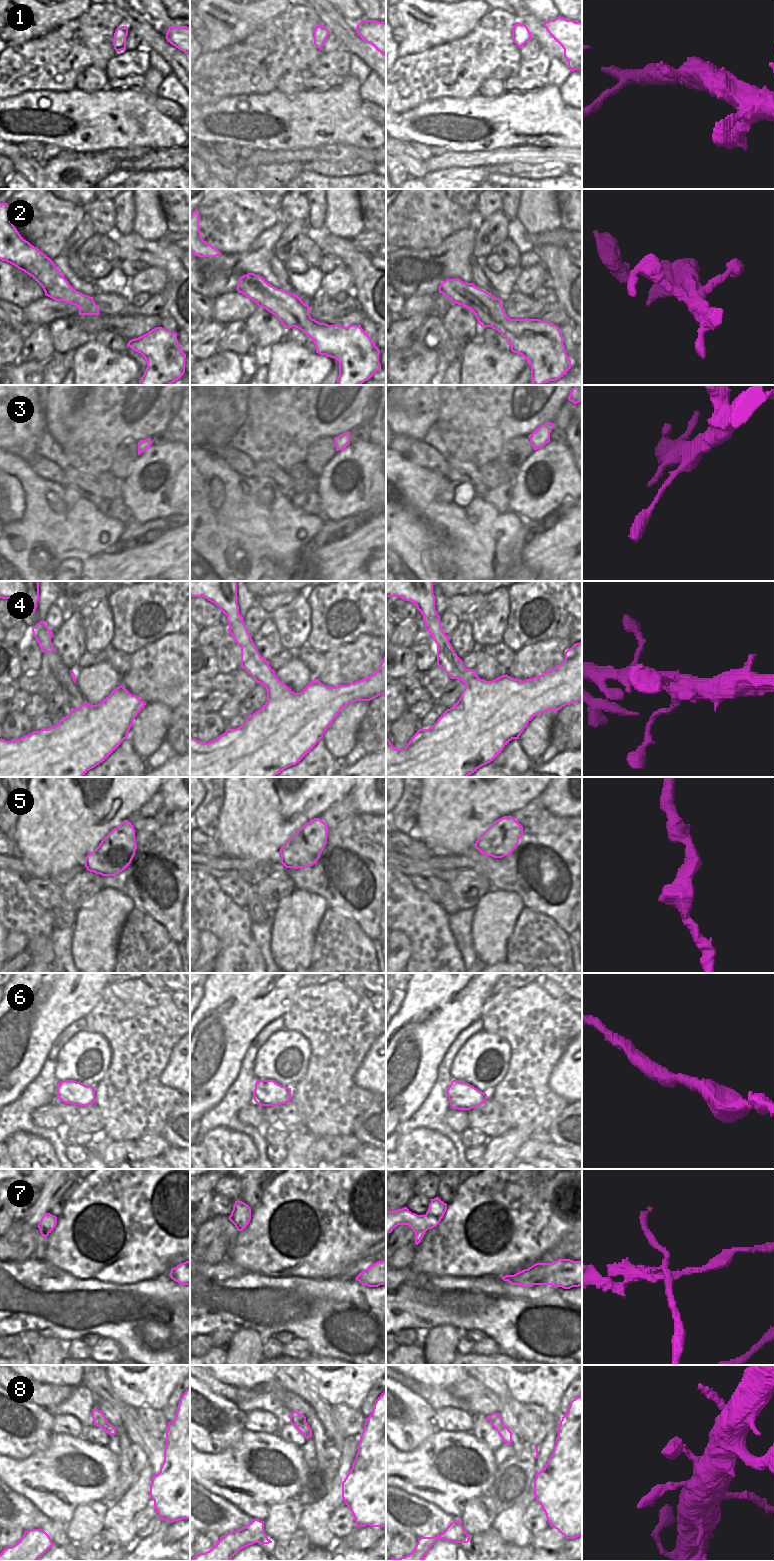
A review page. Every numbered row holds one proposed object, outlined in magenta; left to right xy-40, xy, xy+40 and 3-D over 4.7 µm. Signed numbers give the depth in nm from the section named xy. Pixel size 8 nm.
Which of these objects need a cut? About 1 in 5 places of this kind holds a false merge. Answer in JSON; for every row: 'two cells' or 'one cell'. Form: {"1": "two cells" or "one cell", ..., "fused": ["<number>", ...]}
{"1": "one cell", "2": "one cell", "3": "one cell", "4": "one cell", "5": "one cell", "6": "one cell", "7": "two cells", "8": "one cell", "fused": ["7"]}

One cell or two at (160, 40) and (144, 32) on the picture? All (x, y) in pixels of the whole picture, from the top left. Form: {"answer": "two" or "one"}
{"answer": "one"}

